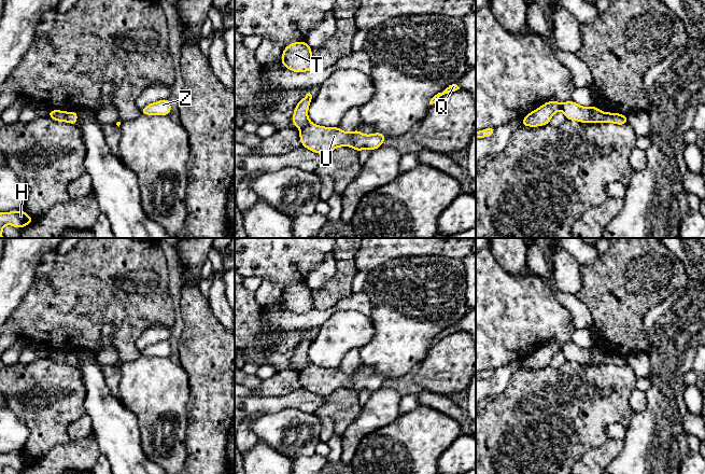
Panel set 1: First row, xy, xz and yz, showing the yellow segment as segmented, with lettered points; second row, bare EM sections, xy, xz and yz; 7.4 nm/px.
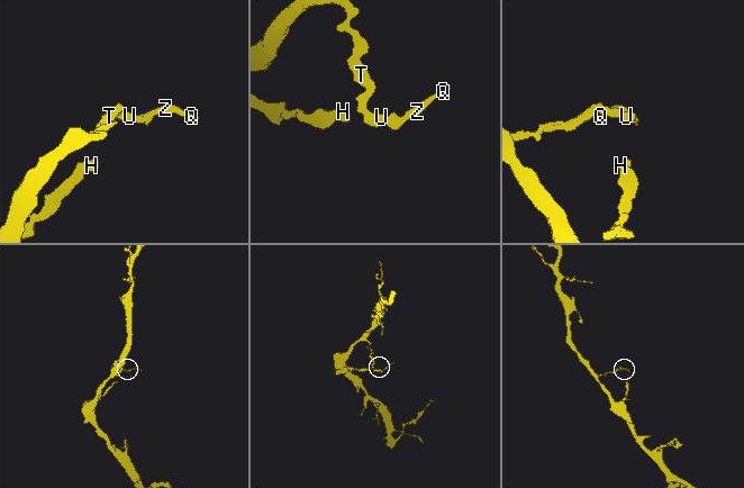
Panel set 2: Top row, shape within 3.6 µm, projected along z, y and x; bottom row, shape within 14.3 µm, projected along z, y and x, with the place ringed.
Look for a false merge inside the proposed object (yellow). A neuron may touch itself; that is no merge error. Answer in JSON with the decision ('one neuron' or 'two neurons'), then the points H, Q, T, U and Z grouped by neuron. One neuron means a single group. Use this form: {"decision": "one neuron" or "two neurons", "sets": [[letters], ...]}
{"decision": "two neurons", "sets": [["H", "T"], ["Q", "U", "Z"]]}

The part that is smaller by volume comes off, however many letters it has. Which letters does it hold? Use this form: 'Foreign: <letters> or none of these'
Foreign: Q, U, Z

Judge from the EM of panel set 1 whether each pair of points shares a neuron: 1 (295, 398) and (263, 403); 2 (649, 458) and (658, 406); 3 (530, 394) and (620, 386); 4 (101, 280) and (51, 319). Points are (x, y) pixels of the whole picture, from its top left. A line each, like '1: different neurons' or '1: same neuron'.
1: same neuron
2: same neuron
3: same neuron
4: same neuron

